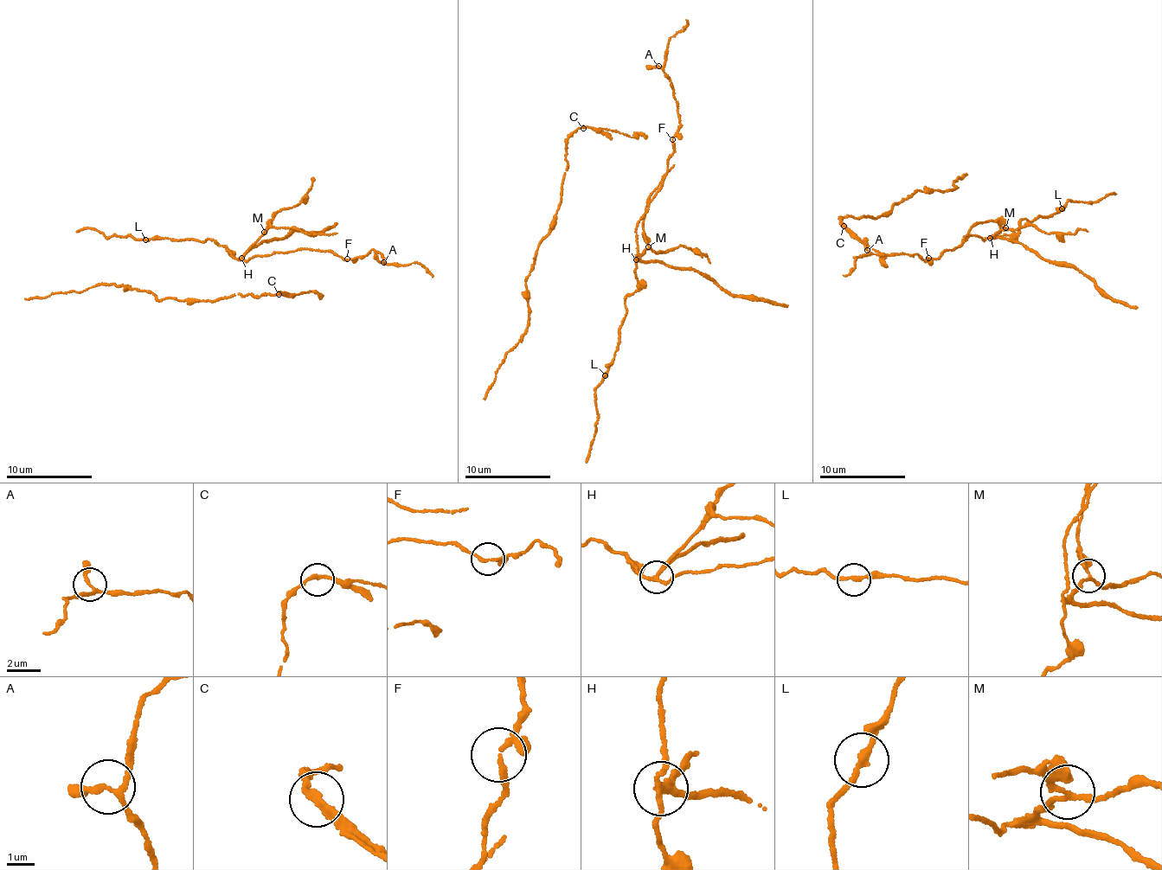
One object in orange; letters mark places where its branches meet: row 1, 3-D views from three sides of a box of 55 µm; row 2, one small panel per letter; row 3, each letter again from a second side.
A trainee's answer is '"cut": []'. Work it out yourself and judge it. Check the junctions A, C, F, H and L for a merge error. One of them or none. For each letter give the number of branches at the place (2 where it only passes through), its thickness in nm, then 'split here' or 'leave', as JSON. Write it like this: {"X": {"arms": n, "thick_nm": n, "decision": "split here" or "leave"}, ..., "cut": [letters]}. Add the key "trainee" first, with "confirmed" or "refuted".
{"trainee": "refuted", "A": {"arms": 3, "thick_nm": 180, "decision": "leave"}, "C": {"arms": 2, "thick_nm": 240, "decision": "leave"}, "F": {"arms": 3, "thick_nm": 160, "decision": "leave"}, "H": {"arms": 4, "thick_nm": 200, "decision": "split here"}, "L": {"arms": 2, "thick_nm": 240, "decision": "leave"}, "cut": ["H"]}

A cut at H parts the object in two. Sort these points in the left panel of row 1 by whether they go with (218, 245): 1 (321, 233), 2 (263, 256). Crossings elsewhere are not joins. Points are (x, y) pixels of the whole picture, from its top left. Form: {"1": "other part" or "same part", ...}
{"1": "other part", "2": "same part"}

